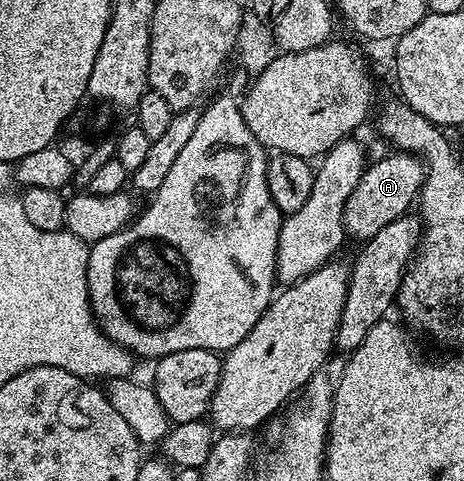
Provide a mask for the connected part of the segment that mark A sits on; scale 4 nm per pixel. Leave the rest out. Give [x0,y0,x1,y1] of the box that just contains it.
[342,151,426,241]

